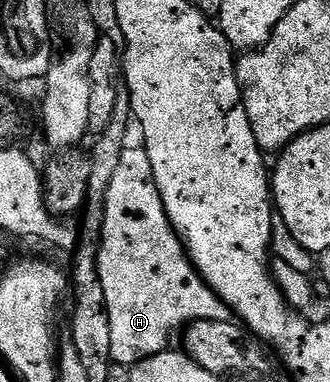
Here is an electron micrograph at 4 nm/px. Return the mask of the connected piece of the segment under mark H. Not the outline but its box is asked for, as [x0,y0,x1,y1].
[98,146,232,366]

